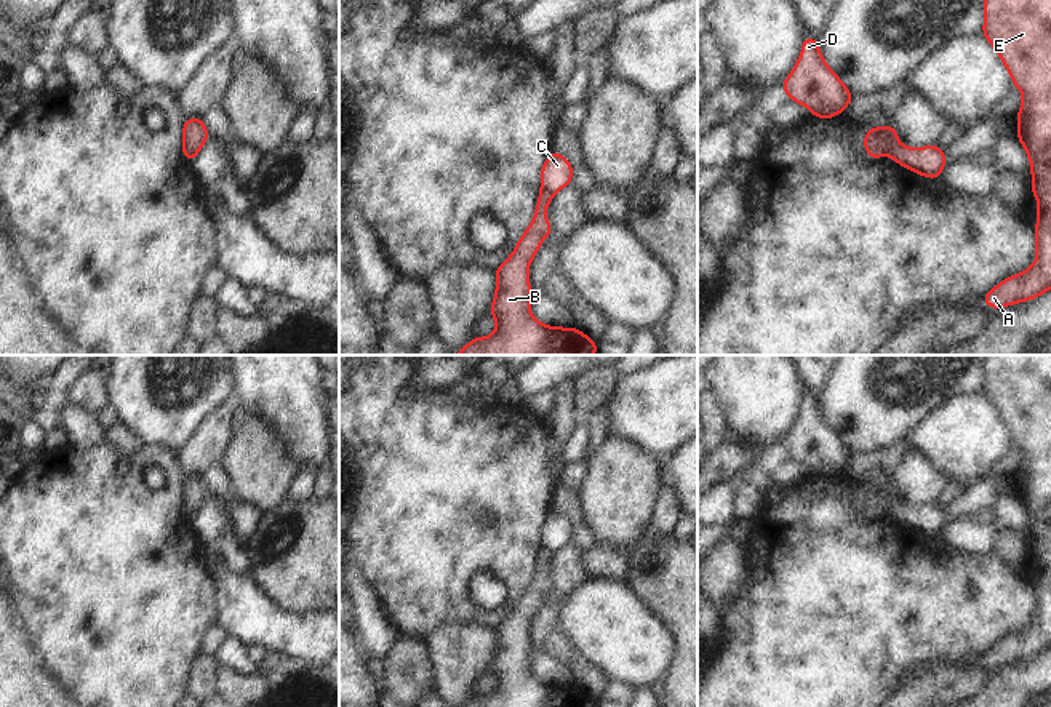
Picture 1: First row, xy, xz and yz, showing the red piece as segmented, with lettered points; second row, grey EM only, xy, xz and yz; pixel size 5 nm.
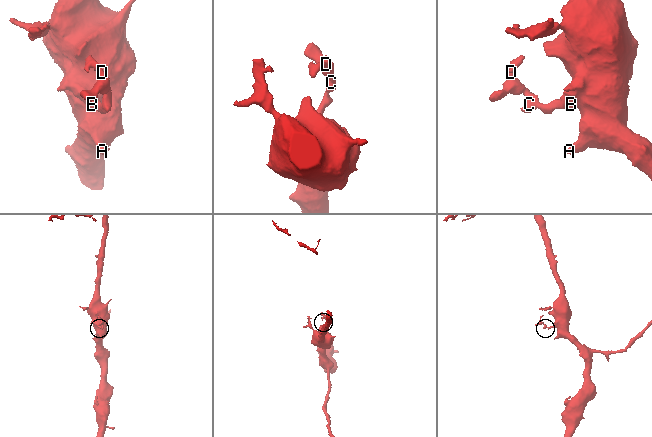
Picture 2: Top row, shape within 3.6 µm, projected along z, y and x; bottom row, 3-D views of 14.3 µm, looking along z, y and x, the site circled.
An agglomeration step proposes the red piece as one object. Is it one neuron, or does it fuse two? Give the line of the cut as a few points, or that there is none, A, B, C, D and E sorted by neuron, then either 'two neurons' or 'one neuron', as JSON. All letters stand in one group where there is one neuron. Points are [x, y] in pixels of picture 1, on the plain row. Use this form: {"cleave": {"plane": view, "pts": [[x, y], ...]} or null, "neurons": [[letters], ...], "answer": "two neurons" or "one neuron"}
{"cleave": {"plane": "xz", "pts": [[541, 547], [552, 554]]}, "neurons": [["A", "B", "E"], ["C", "D"]], "answer": "two neurons"}

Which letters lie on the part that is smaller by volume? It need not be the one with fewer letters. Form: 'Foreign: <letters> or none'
Foreign: C, D

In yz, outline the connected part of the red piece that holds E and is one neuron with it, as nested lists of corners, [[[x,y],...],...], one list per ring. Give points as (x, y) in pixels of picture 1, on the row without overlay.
[[[985,355],[982,392],[1009,429],[1013,443],[1024,457],[1017,472],[1017,493],[1032,526],[1032,552],[1038,558],[1035,584],[1035,621],[1017,633],[1005,637],[981,657],[1000,669],[1041,654],[1051,648],[1051,355]]]

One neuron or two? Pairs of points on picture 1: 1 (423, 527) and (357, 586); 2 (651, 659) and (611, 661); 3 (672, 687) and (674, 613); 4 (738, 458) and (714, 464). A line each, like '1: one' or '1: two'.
1: two
2: one
3: one
4: one

